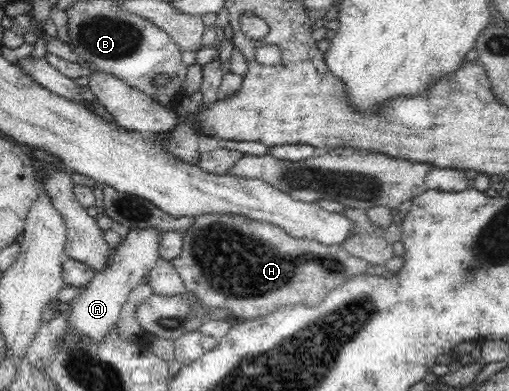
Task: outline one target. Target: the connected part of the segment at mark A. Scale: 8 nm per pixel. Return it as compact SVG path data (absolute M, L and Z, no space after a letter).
M132 230L125 240L117 245L107 266L86 285L83 292L72 298L72 312L68 322L84 338L103 339L105 332L111 331L124 304L128 302L130 292L139 284L146 282L149 272L158 262L158 246L161 232L158 230Z

